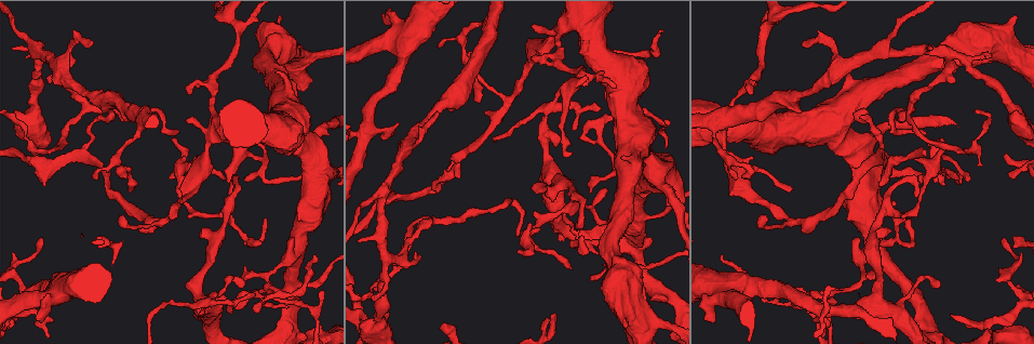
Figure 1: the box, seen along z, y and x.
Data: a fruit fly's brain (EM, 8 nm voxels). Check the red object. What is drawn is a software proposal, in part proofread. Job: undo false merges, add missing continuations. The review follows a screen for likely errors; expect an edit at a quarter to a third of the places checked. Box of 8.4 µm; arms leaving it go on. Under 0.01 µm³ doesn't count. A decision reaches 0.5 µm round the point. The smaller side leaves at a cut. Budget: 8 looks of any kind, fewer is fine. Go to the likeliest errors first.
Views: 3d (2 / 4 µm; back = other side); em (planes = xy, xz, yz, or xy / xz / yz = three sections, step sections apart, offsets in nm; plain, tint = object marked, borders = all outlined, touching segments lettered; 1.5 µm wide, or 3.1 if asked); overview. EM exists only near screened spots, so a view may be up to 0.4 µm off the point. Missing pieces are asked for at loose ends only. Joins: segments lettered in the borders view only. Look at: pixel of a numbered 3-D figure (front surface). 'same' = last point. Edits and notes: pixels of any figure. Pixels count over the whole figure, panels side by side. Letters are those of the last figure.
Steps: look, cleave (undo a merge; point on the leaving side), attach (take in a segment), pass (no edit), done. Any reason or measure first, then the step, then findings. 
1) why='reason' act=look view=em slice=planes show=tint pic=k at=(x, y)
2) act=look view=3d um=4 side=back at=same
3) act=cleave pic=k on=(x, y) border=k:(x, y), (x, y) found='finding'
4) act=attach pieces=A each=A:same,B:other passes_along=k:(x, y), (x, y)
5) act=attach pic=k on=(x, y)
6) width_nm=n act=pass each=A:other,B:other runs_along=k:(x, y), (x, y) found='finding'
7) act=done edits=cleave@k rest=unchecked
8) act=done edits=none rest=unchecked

why='looks like a crossing' act=look view=em slice=xz step=8 show=tint pic=1 at=(367, 131)

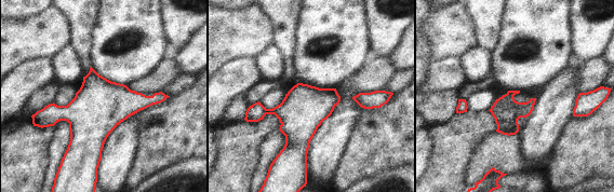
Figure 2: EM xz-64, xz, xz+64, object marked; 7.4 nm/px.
act=look view=em slice=yz step=8 show=borders at=same

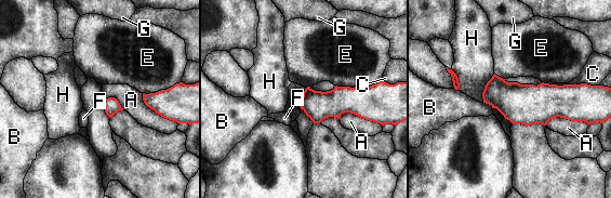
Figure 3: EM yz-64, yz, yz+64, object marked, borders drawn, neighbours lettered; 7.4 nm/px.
width_nm=300 act=pass each=A:other,B:other,C:other,E:other,F:other,G:other,H:other border=3:(546, 82), (555, 84), (588, 84) found='continuous, no second cell'

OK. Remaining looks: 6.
why='abrupt turn' act=look view=3d um=2 pic=1 at=(862, 275)

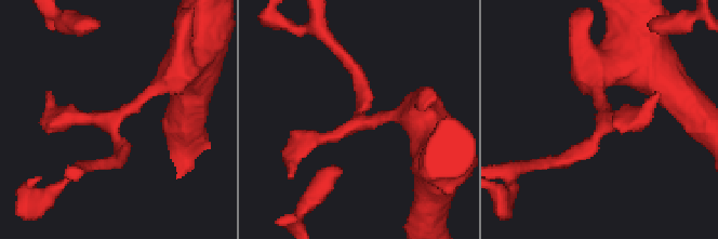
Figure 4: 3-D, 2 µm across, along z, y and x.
why='shape alone is not enough' act=look view=em slice=yz step=4 show=tint pic=4 at=(604, 116)

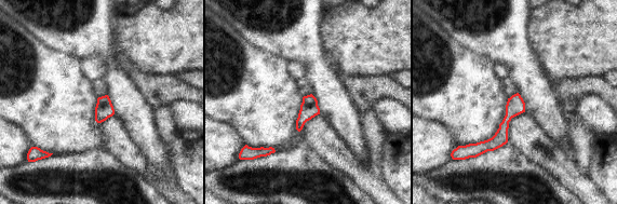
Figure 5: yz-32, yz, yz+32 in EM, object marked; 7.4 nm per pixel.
why='another direction' act=look view=em slice=planes show=borders at=same

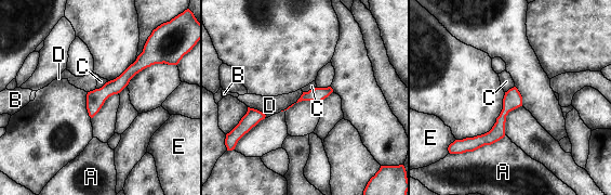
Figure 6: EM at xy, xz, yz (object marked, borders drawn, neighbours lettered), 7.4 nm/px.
act=pass each=A:other,B:other,C:other,D:other,E:other border=6:(303, 92), (295, 102), (280, 111) found='all the same cell'

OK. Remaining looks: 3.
why='an open end' act=look view=em slice=xy step=4 show=borders pic=1 at=(436, 112)

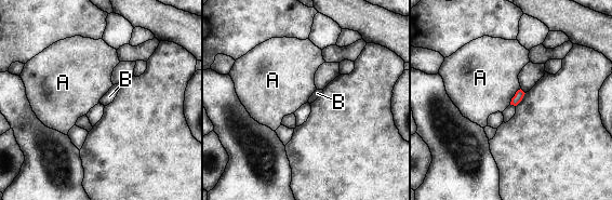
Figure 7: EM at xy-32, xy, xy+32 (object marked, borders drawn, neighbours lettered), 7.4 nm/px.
why='cut it another way' act=look view=em slice=yz step=8 show=borders at=same

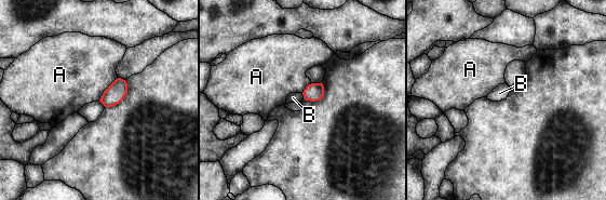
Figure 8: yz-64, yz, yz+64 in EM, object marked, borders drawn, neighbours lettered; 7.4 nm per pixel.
act=pass each=A:other,B:other border=8:(118, 78), (104, 91), (98, 101) found='no lettered segment goes on from it'

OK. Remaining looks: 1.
act=done edits=none rest=unchecked

